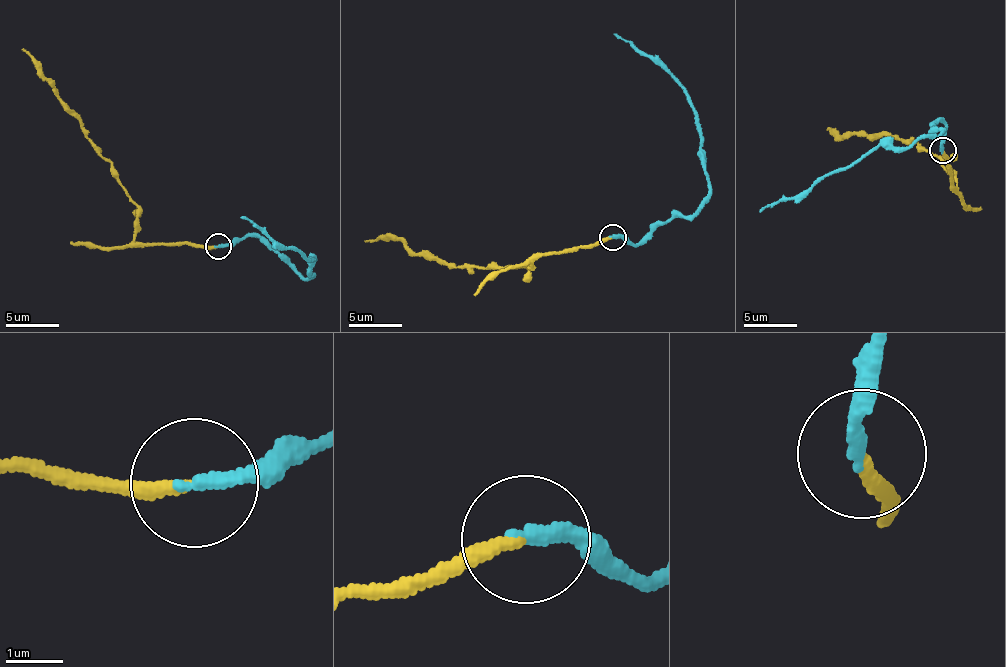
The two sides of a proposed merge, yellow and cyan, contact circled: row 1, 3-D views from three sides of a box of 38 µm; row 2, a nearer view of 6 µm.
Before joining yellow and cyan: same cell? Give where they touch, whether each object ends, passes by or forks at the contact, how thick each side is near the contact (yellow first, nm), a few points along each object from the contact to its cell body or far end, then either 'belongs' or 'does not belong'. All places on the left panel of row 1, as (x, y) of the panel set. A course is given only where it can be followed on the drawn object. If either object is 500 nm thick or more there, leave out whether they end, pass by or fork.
at (218, 246); yellow ends there; cyan ends there; 220 nm thick on the yellow side, 240 nm on the other; yellow runs (219, 246), (134, 240), (137, 209), (112, 168), (87, 139), (48, 78), (22, 48); cyan runs (219, 246), (232, 246), (249, 234), (267, 244), (298, 275), (312, 278), (313, 257), (283, 249), (240, 217); belongs

